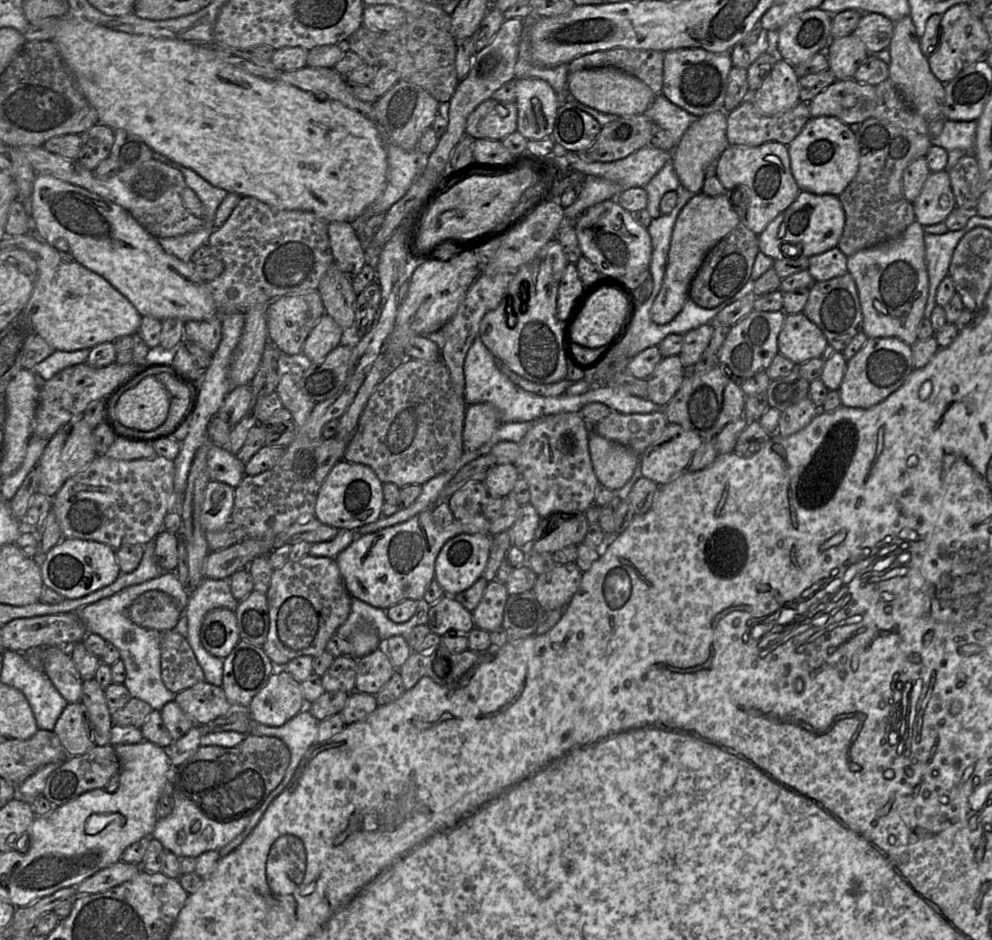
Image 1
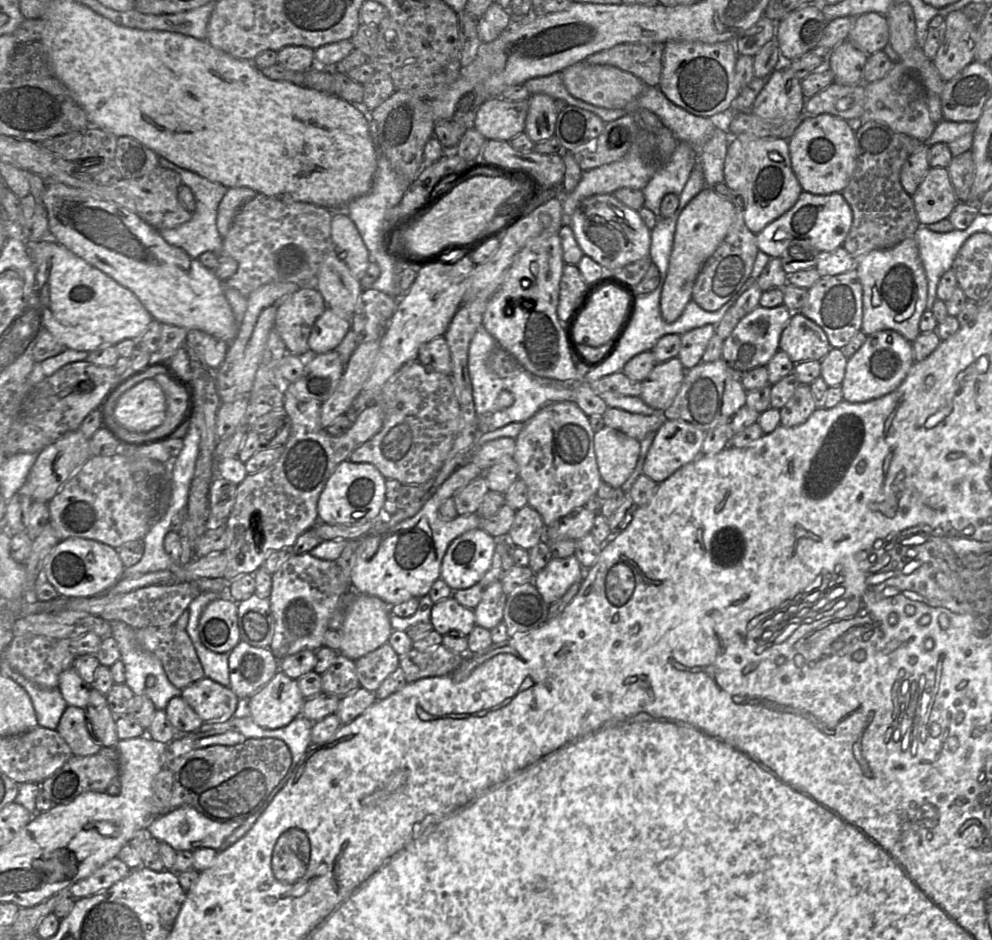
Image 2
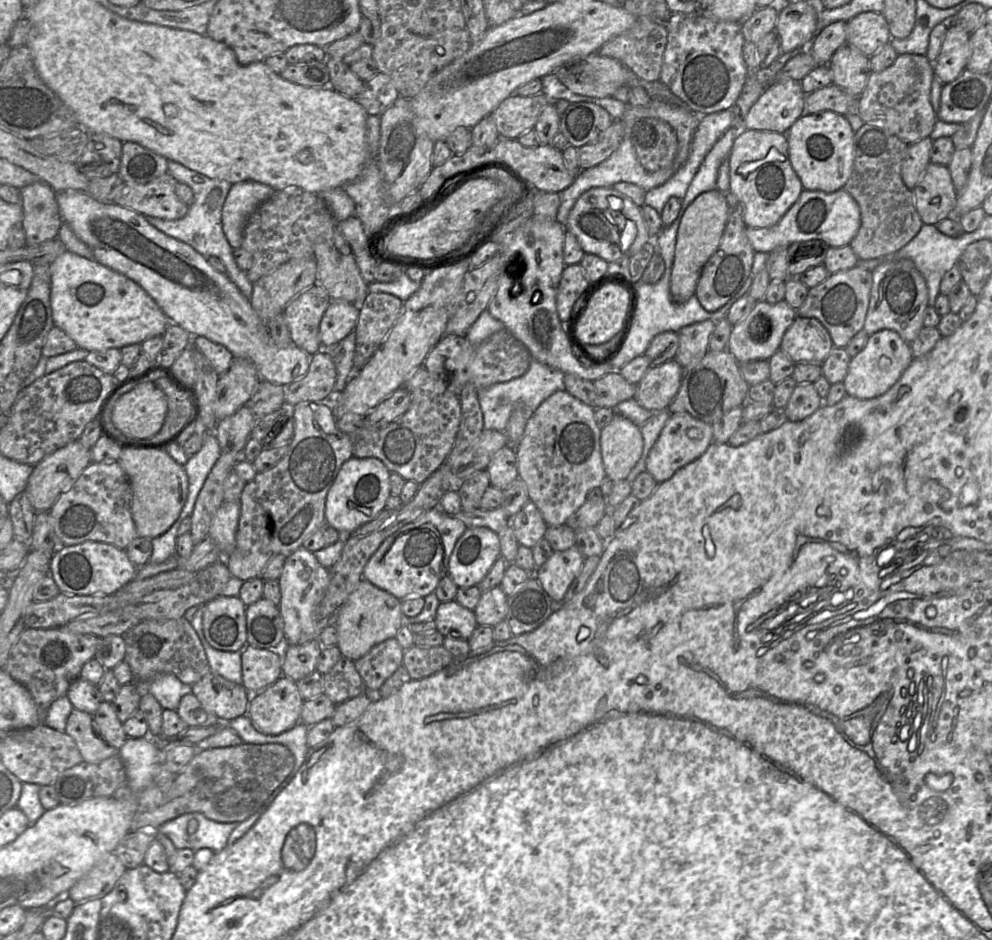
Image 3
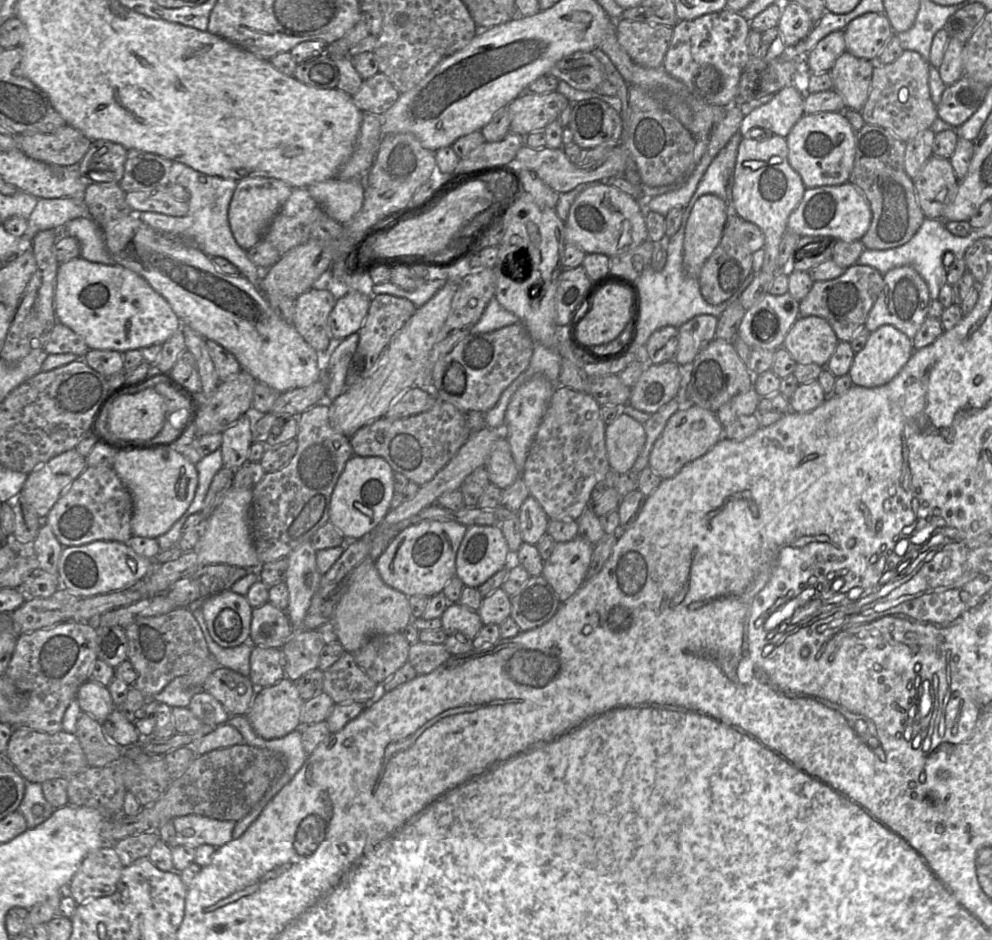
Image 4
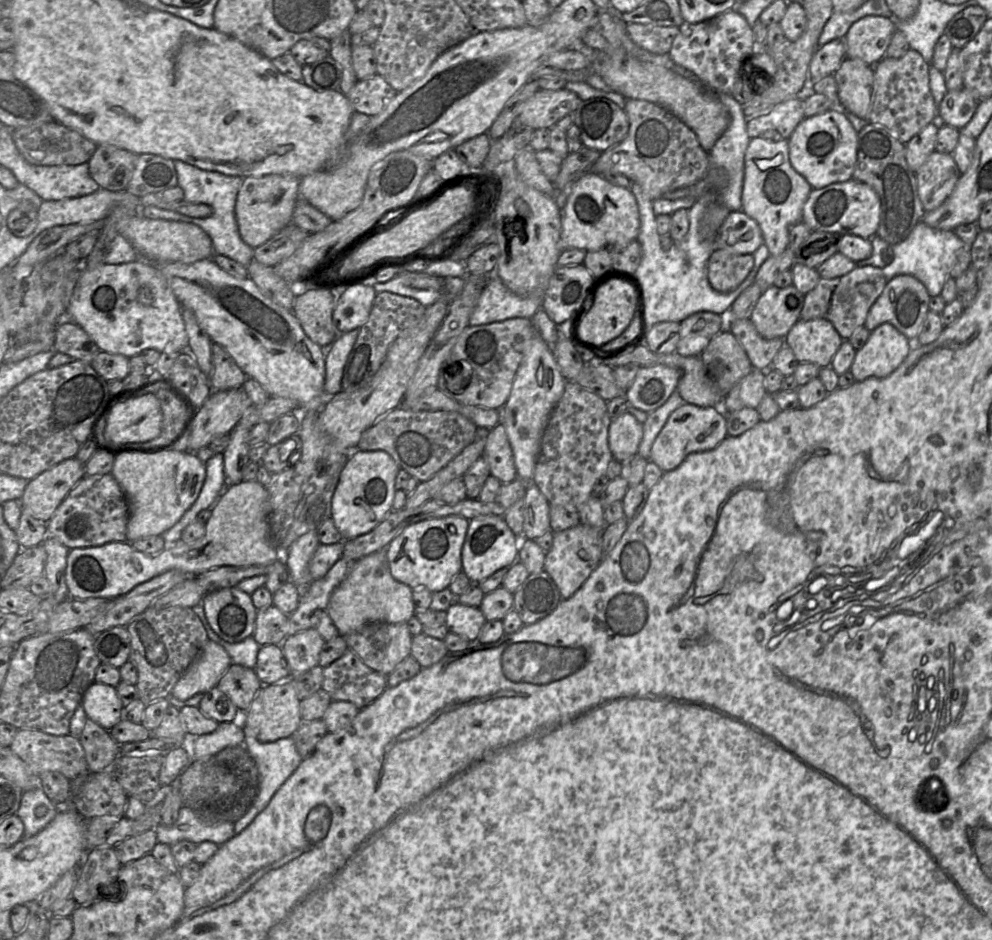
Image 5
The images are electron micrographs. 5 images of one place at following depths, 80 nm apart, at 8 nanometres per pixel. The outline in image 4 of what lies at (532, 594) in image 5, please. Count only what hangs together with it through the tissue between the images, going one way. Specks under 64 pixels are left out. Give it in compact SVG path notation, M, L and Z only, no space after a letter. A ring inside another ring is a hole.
M542 575L530 576L521 590L510 597L510 602L510 617L521 632L543 625L560 606L555 591Z

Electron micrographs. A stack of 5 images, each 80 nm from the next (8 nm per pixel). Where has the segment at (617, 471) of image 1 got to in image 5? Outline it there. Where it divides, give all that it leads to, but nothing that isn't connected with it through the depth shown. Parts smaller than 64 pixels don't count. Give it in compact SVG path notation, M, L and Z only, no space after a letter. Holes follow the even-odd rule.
M627 411L611 420L608 428L608 445L613 459L622 463L638 454L643 437L643 424Z

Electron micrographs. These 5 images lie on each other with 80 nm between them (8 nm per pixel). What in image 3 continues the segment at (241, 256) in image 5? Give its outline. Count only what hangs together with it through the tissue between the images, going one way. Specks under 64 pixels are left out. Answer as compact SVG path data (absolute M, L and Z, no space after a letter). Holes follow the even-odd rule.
M168 160L168 173L178 182L185 183L192 189L193 203L181 219L163 220L148 216L146 220L166 235L189 244L204 257L218 257L226 267L226 275L235 283L242 294L250 299L253 283L248 279L246 272L237 266L234 249L228 242L222 228L222 209L233 184L225 180L209 178L173 160Z

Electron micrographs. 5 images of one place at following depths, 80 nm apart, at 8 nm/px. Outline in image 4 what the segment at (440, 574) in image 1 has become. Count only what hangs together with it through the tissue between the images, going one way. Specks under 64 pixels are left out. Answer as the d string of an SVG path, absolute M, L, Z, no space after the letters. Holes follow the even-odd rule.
M500 525L467 527L457 551L456 576L465 586L478 588L505 567L510 557Z

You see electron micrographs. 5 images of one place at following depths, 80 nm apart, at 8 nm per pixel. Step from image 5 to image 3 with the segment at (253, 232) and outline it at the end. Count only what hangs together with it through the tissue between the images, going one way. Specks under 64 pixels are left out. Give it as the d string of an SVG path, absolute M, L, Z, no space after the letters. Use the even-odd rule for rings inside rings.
M242 181L232 185L222 209L223 232L233 249L240 249L243 242L243 232L251 214L276 191L260 182Z

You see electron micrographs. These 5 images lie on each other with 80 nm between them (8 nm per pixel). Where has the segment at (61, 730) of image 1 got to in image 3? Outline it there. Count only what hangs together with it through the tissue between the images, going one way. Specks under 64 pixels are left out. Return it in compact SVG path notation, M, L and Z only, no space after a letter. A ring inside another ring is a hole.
M73 708L64 732L75 741L83 761L87 763L96 764L118 755L118 750L95 732L93 717L87 712Z

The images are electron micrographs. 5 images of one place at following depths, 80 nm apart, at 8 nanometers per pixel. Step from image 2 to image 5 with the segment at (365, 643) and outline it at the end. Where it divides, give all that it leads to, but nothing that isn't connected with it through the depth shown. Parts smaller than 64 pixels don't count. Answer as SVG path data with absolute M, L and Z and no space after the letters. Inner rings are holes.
M383 548L353 564L349 574L331 594L326 611L339 635L346 636L372 622L407 623L415 616L412 595L412 588L392 577L387 550Z

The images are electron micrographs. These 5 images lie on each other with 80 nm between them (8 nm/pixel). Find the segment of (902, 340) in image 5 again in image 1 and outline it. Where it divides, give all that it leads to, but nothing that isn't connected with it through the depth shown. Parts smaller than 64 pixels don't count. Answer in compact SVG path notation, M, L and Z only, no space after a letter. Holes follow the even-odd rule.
M897 337L868 338L860 350L847 361L839 394L841 405L871 408L896 391L914 370L912 347Z

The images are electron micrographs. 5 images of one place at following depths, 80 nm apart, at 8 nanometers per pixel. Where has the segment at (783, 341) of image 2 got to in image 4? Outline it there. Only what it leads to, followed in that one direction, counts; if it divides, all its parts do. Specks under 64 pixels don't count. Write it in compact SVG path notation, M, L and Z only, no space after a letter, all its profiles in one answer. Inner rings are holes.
M817 316L799 317L787 333L782 347L798 364L826 367L839 340L830 324Z

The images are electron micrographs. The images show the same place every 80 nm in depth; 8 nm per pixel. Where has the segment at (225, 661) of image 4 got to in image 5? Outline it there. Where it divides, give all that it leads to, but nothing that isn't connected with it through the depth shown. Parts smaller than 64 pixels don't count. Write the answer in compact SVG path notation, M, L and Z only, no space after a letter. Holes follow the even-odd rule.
M202 602L192 607L192 609L203 623L208 638L221 645L226 650L230 656L232 664L241 665L251 669L255 668L257 662L257 654L261 646L256 642L253 635L238 643L226 642L221 639L211 628L205 616L204 605Z

